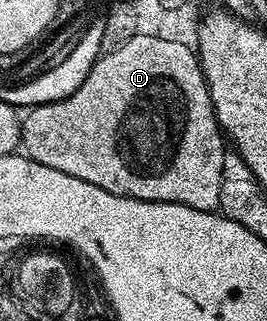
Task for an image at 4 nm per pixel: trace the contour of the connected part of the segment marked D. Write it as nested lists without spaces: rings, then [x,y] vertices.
[[[138,32],[127,43],[121,44],[116,51],[102,55],[93,64],[89,76],[85,76],[85,84],[77,88],[69,96],[56,102],[46,102],[40,106],[30,107],[22,115],[19,128],[22,153],[37,160],[37,164],[45,164],[45,168],[57,168],[57,172],[65,172],[65,176],[77,176],[77,180],[86,180],[89,184],[97,184],[97,188],[105,188],[105,192],[113,192],[122,198],[136,198],[146,202],[172,202],[185,204],[198,210],[219,210],[221,200],[221,168],[225,164],[228,151],[225,146],[225,135],[215,118],[215,109],[211,103],[211,93],[203,75],[203,66],[199,62],[198,53],[191,50],[183,42],[175,38],[158,38],[155,34]]]

